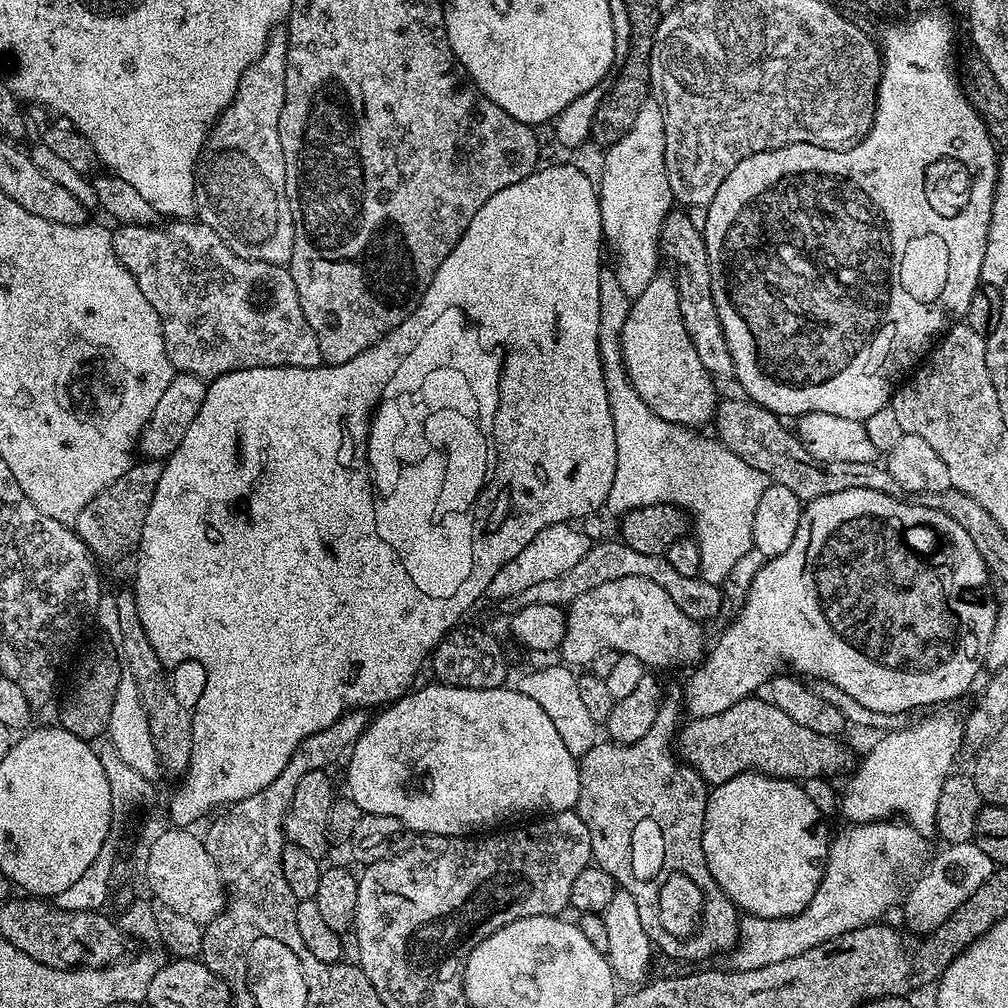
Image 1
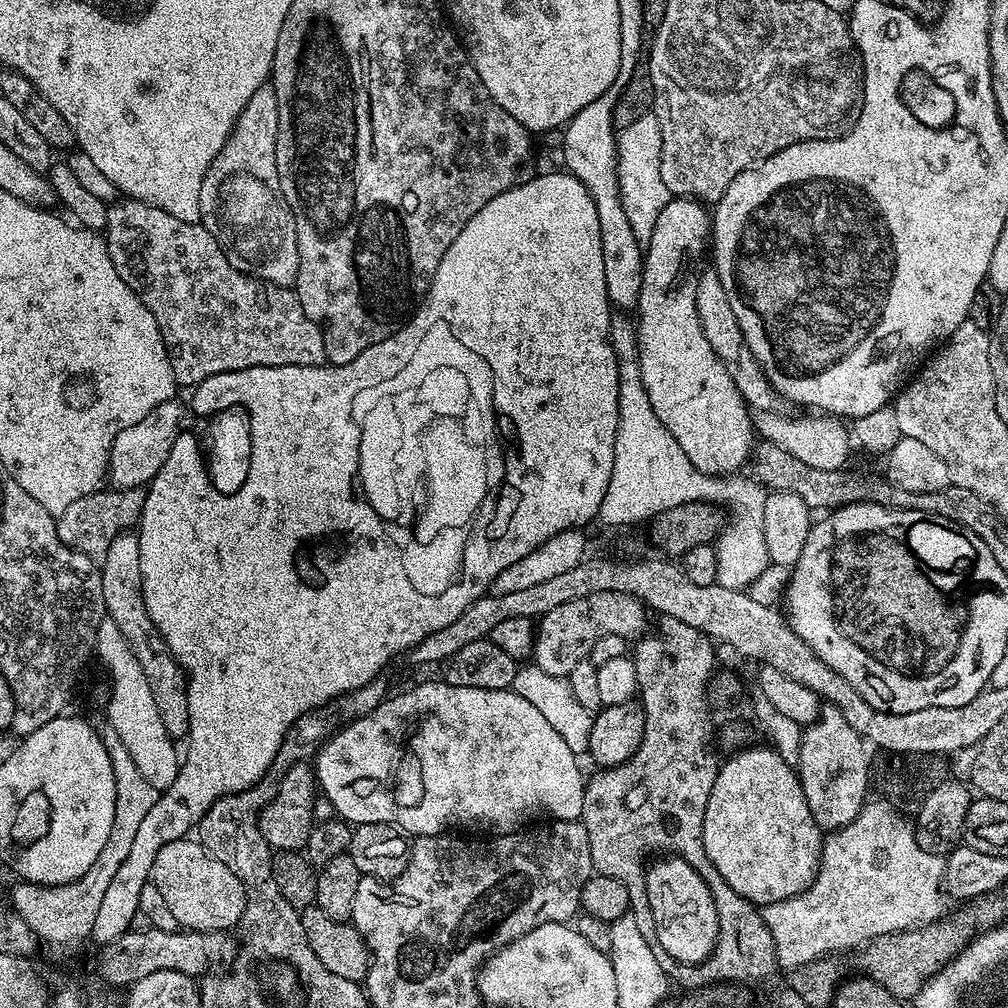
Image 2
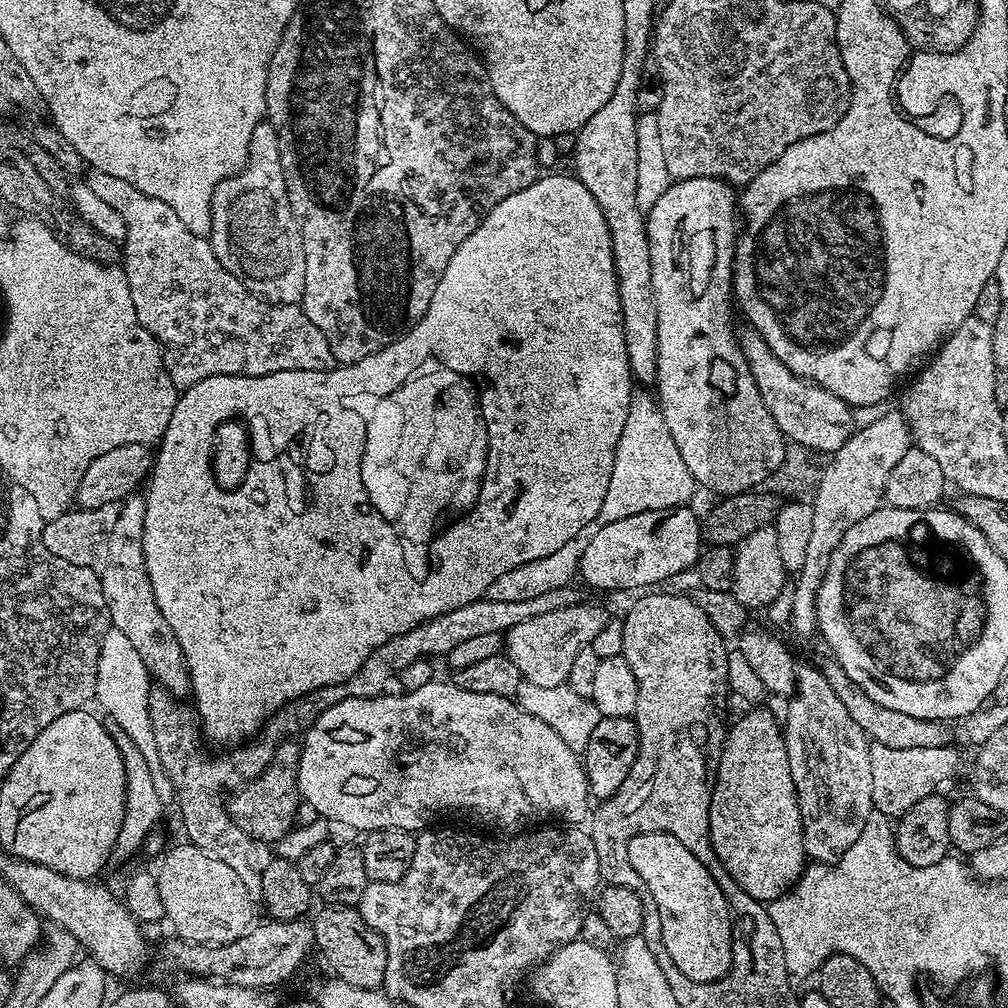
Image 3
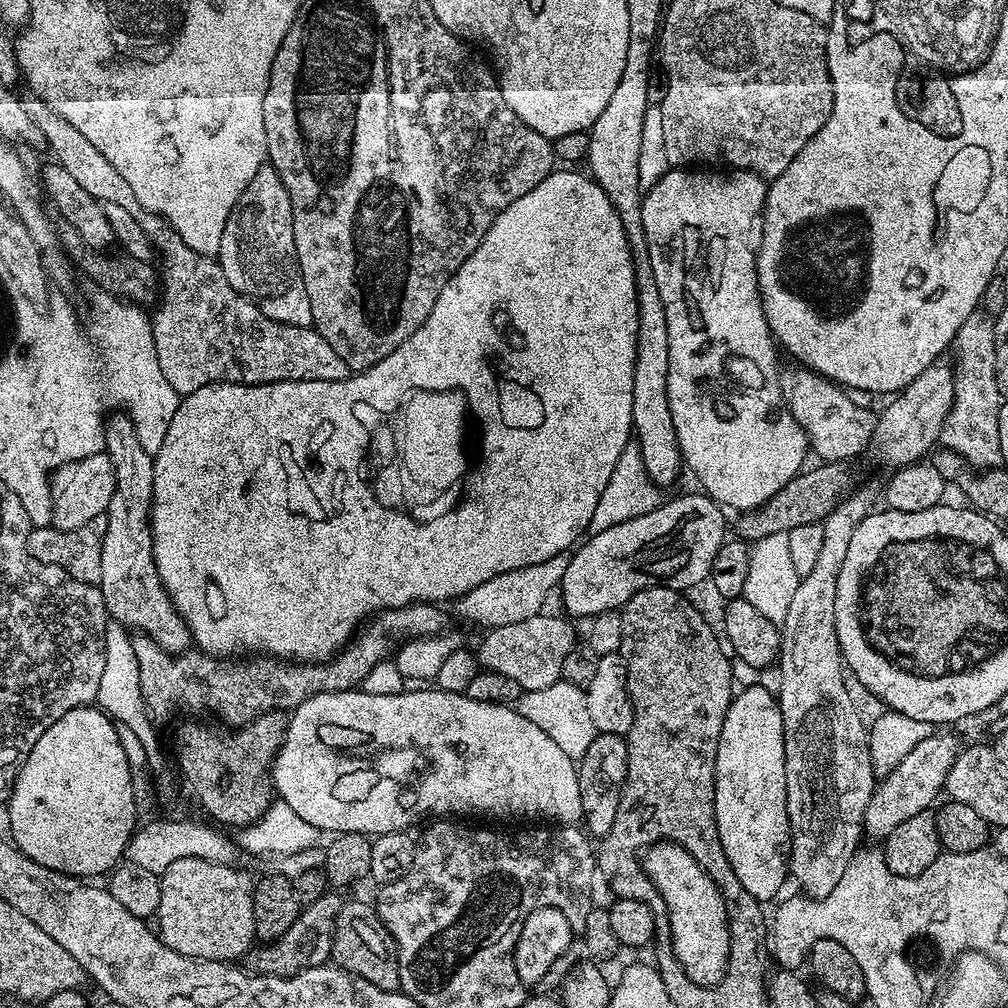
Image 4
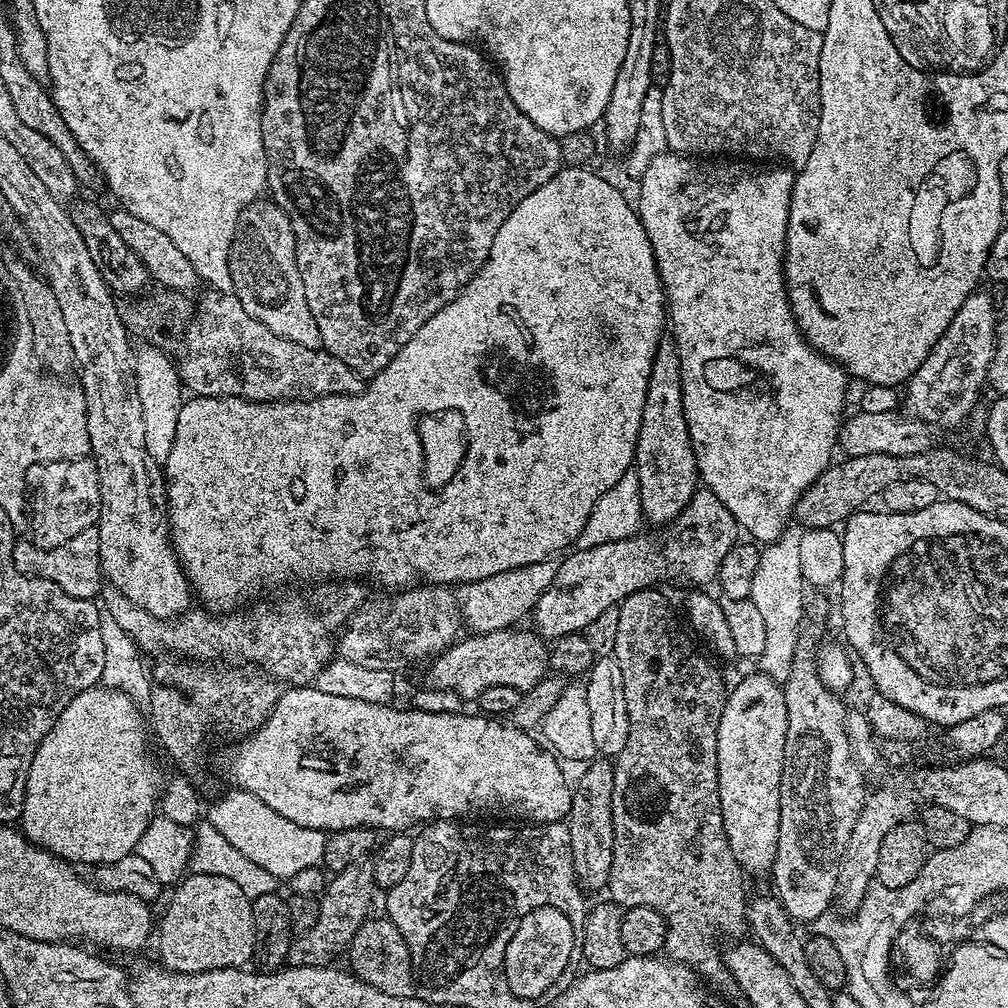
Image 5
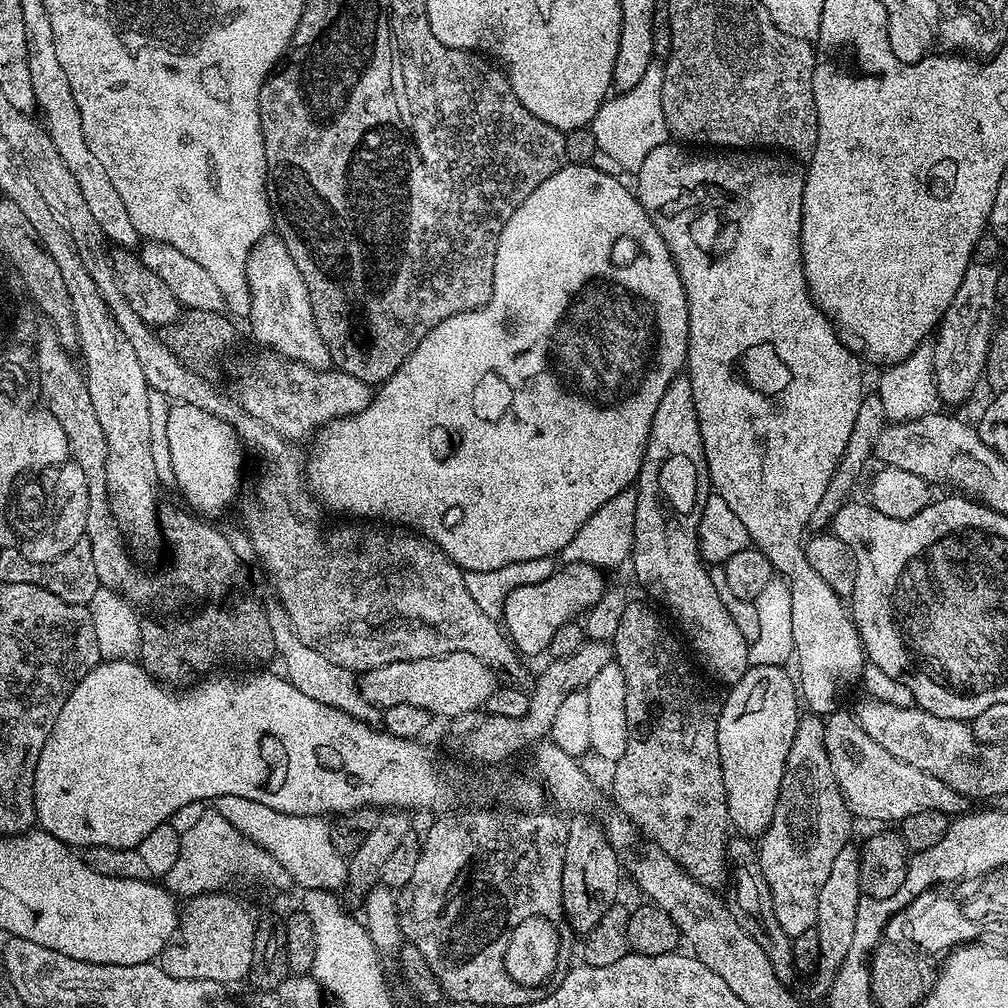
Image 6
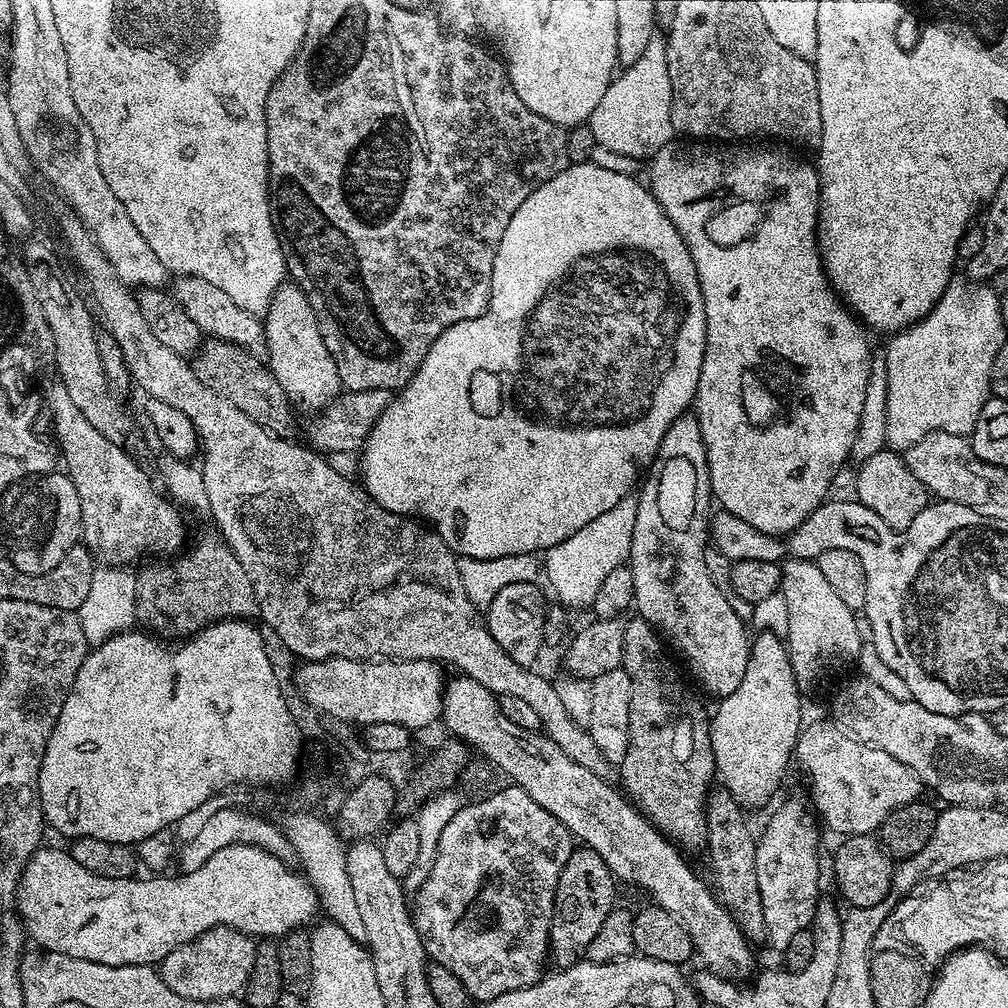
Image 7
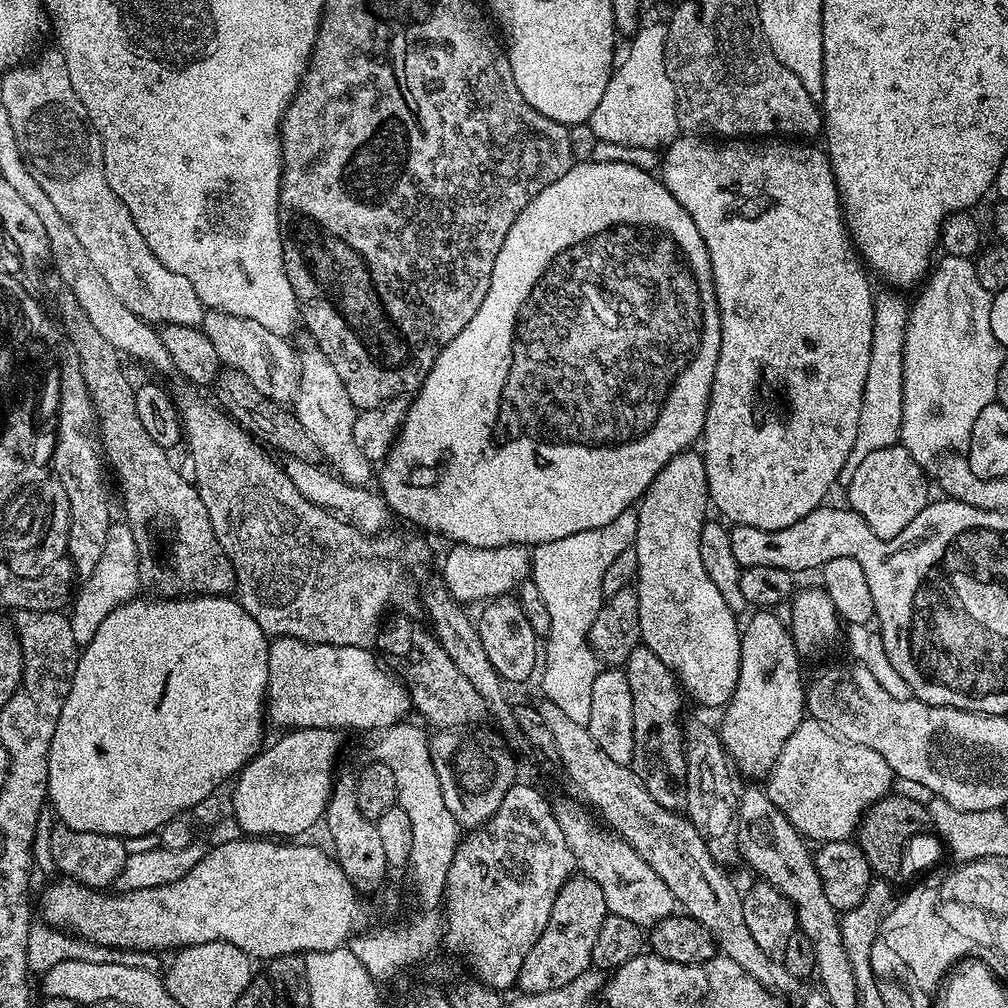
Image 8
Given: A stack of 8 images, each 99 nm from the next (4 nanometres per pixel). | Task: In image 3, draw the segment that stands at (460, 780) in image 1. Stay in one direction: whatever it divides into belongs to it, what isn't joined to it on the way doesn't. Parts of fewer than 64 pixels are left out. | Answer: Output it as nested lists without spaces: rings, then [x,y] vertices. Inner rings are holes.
[[[436,680],[433,684],[420,684],[416,689],[405,690],[400,696],[375,696],[369,700],[343,700],[334,706],[330,706],[323,714],[316,719],[316,721],[308,727],[308,731],[303,733],[302,747],[300,750],[300,761],[296,764],[296,781],[300,787],[300,794],[305,805],[308,804],[313,808],[317,817],[324,817],[332,822],[333,825],[345,824],[348,828],[357,828],[360,834],[367,834],[370,832],[377,832],[380,828],[402,828],[405,830],[420,830],[425,827],[424,824],[431,816],[436,816],[439,812],[469,812],[472,816],[477,816],[480,820],[485,820],[488,824],[497,824],[501,828],[501,833],[516,834],[521,830],[527,829],[529,826],[540,826],[545,822],[559,822],[564,826],[580,826],[589,819],[590,807],[588,808],[588,800],[590,801],[590,793],[588,790],[588,779],[584,773],[584,766],[581,757],[574,751],[570,750],[570,746],[566,746],[566,742],[562,742],[562,738],[558,738],[558,734],[554,734],[554,730],[550,730],[550,726],[546,726],[546,722],[534,718],[534,714],[526,714],[526,710],[522,710],[515,699],[507,696],[499,696],[498,694],[474,694],[470,690],[462,690],[456,683],[448,682],[443,684],[442,681]]]

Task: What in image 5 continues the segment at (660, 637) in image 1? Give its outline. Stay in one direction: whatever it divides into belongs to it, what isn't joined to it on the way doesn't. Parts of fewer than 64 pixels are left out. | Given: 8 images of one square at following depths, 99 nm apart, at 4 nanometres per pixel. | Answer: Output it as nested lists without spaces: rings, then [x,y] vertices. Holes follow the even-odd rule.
[[[519,627],[503,628],[497,632],[468,634],[457,639],[432,661],[431,682],[437,689],[456,692],[461,701],[475,701],[482,690],[490,686],[514,686],[527,690],[549,675],[549,645],[543,636],[532,632],[519,632]]]

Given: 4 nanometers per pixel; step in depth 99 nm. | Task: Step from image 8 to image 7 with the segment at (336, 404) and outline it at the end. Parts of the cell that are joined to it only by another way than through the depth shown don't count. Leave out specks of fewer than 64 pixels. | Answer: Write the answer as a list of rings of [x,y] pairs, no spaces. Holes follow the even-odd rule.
[[[285,282],[272,296],[268,311],[263,313],[264,348],[268,352],[266,367],[282,386],[293,405],[323,410],[340,395],[342,385],[338,378],[338,366],[322,342],[322,330],[318,330],[318,318],[306,298],[306,294],[296,284]]]

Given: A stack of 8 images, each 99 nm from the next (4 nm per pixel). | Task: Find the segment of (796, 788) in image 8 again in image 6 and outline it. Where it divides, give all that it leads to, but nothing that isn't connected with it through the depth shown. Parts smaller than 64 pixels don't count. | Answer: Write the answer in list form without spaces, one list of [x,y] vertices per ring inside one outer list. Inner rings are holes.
[[[839,710],[827,717],[824,745],[836,785],[840,787],[840,794],[853,817],[899,822],[910,818],[910,814],[918,814],[918,810],[938,810],[950,818],[969,811],[969,797],[946,786],[940,778],[934,778],[934,774],[926,774],[926,770],[918,770],[918,766],[910,766],[882,750],[882,746],[860,728],[851,711]]]

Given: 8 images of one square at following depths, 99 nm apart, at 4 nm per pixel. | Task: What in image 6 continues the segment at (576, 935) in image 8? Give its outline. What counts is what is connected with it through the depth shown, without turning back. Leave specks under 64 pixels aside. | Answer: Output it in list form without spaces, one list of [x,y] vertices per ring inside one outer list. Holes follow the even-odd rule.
[[[580,814],[576,821],[568,824],[568,837],[566,838],[566,858],[562,870],[562,902],[564,903],[563,915],[568,916],[568,924],[579,934],[587,934],[598,926],[602,914],[611,904],[617,903],[620,892],[620,876],[622,877],[622,865],[616,858],[616,852],[610,846],[610,842],[604,837],[603,827],[592,820],[587,820],[587,815]]]

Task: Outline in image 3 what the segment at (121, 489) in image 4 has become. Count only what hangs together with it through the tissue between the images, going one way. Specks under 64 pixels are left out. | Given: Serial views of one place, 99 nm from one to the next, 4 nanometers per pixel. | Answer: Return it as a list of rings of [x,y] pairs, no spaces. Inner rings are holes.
[[[128,496],[120,504],[118,519],[114,521],[114,530],[110,530],[106,566],[99,569],[100,581],[111,627],[122,630],[122,634],[130,638],[134,650],[142,654],[142,662],[149,677],[159,687],[180,698],[183,697],[183,692],[185,695],[190,688],[188,667],[184,661],[182,646],[178,646],[178,638],[174,638],[174,630],[166,626],[166,618],[162,618],[162,610],[158,610],[158,602],[154,602],[150,574],[146,574],[146,554],[142,554],[142,530],[145,526],[144,496]]]

